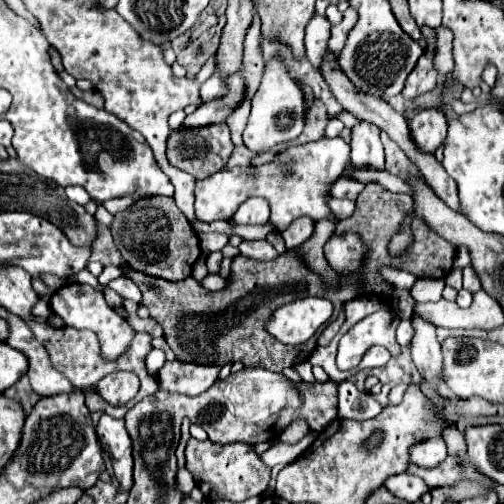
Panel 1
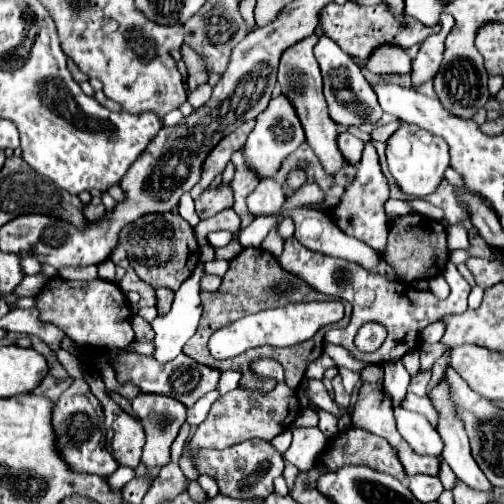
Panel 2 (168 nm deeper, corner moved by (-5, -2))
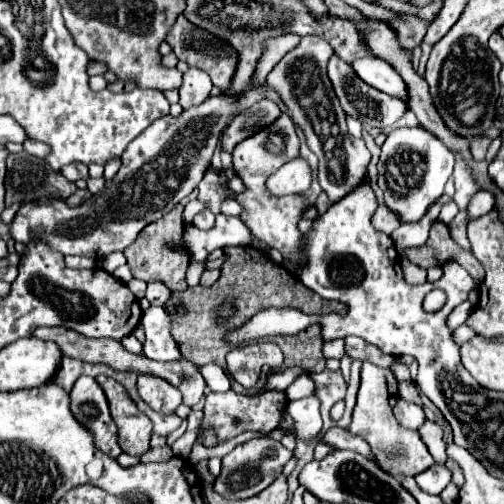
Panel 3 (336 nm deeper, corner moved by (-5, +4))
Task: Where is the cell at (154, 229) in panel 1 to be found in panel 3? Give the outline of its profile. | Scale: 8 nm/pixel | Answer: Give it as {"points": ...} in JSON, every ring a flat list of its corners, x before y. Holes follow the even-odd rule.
{"points":[[178,204,170,214,162,216,158,222,148,224,138,238,124,250,124,256,128,258,128,266,132,270,132,276,144,282,162,282,172,292,184,292,188,290,186,284,186,268,190,264,190,254,182,244,184,236,184,220,182,220,184,206]]}

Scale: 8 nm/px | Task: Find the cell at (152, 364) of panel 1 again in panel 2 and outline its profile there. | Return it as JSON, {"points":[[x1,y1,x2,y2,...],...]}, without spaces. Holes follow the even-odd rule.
{"points":[[202,264,196,266,194,274,176,290,174,302,168,314,156,316,150,326,154,330,154,358,176,358,184,344,194,336,202,306,200,306,200,278,204,276]]}

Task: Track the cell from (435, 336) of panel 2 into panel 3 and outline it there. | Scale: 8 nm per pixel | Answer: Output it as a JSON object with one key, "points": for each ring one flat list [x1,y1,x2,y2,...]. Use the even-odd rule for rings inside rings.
{"points":[[464,302,464,304,456,306,456,308,450,312,446,326,448,326,448,328,452,328,452,330,456,330,460,324,464,324,464,320,468,318,468,314,470,314,470,312,472,312,472,304,470,304,470,302]]}

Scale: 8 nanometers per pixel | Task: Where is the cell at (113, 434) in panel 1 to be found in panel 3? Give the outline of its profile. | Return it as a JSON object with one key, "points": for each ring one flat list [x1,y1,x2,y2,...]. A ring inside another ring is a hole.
{"points":[[96,376,96,380,108,398,110,414,118,426,118,444,122,452,130,456,142,456,150,448,150,418,136,408,136,404,116,380,106,376]]}

